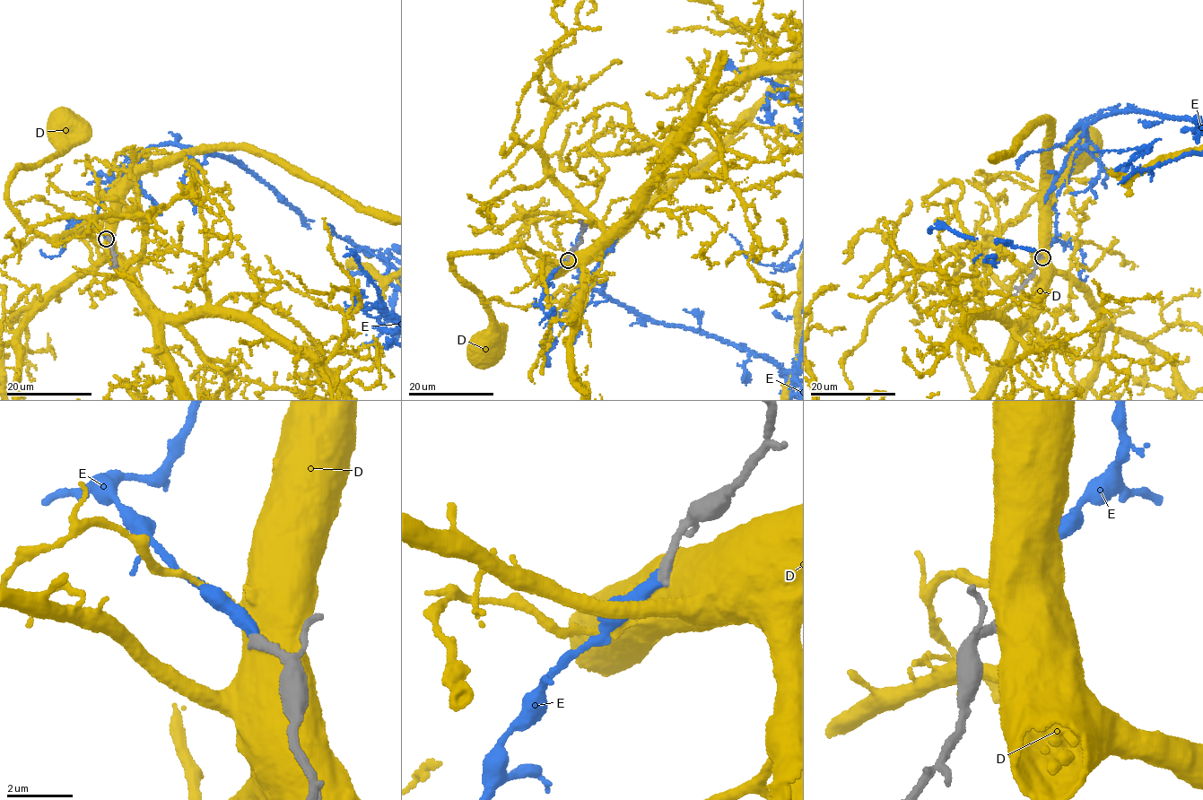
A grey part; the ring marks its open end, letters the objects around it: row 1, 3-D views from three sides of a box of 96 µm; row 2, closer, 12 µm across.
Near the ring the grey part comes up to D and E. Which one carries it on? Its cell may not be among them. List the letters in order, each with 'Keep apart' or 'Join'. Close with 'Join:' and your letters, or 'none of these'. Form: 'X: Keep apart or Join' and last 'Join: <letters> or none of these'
D: Keep apart
E: Keep apart
Join: none of these

